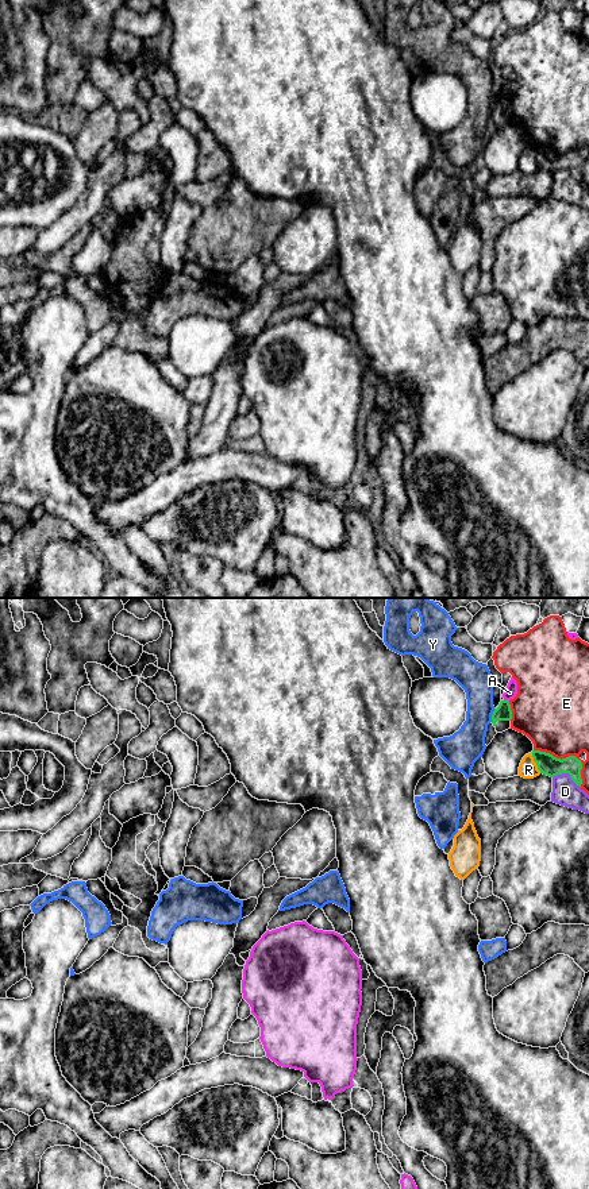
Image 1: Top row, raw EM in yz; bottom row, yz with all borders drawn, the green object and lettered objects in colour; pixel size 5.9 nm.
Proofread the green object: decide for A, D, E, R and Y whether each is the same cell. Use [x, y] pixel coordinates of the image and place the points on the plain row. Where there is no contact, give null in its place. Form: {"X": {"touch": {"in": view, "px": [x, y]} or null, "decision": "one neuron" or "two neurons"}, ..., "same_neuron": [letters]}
{"A": {"touch": {"in": "yz", "px": [507, 96]}, "decision": "two neurons"}, "D": {"touch": {"in": "yz", "px": [568, 168]}, "decision": "two neurons"}, "E": {"touch": {"in": "yz", "px": [569, 151]}, "decision": "two neurons"}, "R": {"touch": {"in": "yz", "px": [535, 157]}, "decision": "two neurons"}, "Y": {"touch": {"in": "yz", "px": [492, 111]}, "decision": "two neurons"}, "same_neuron": []}

